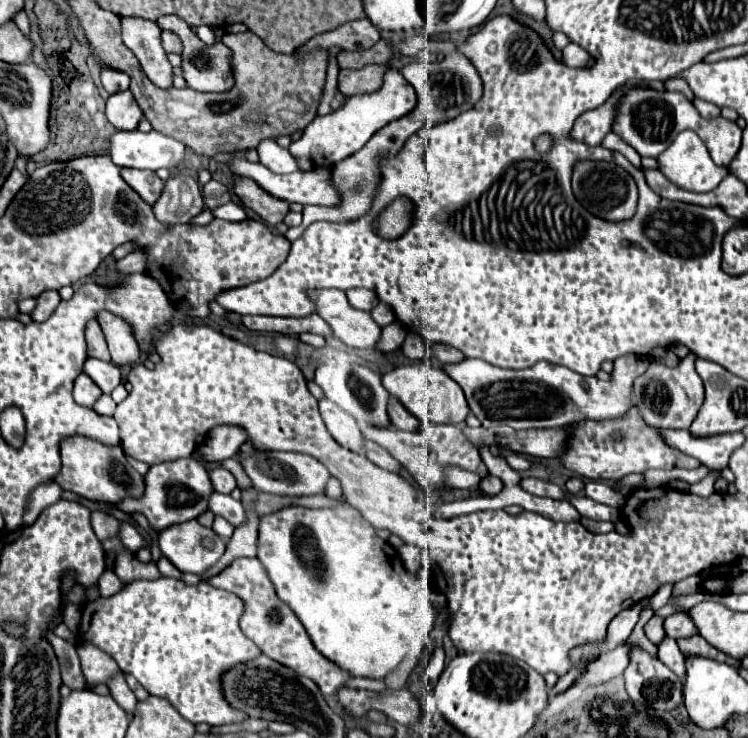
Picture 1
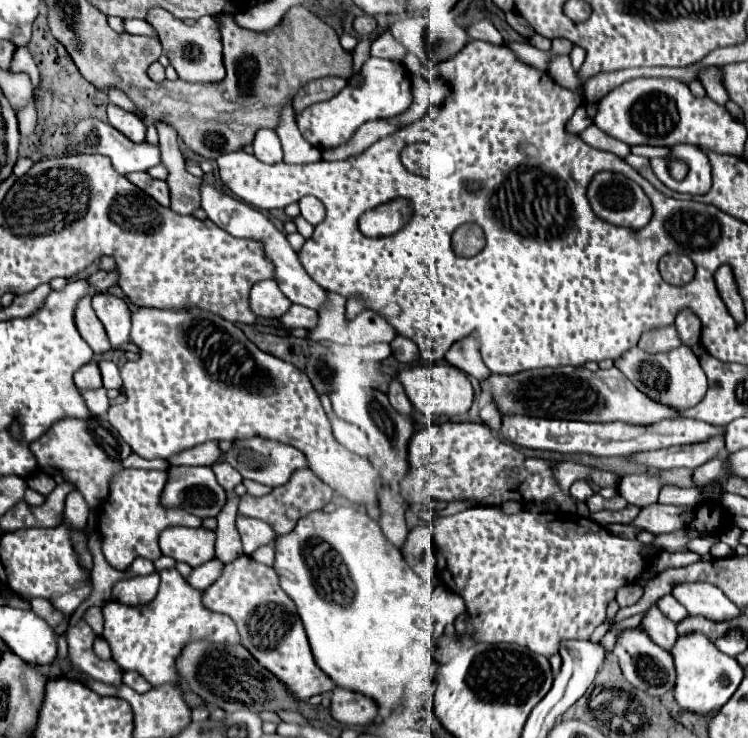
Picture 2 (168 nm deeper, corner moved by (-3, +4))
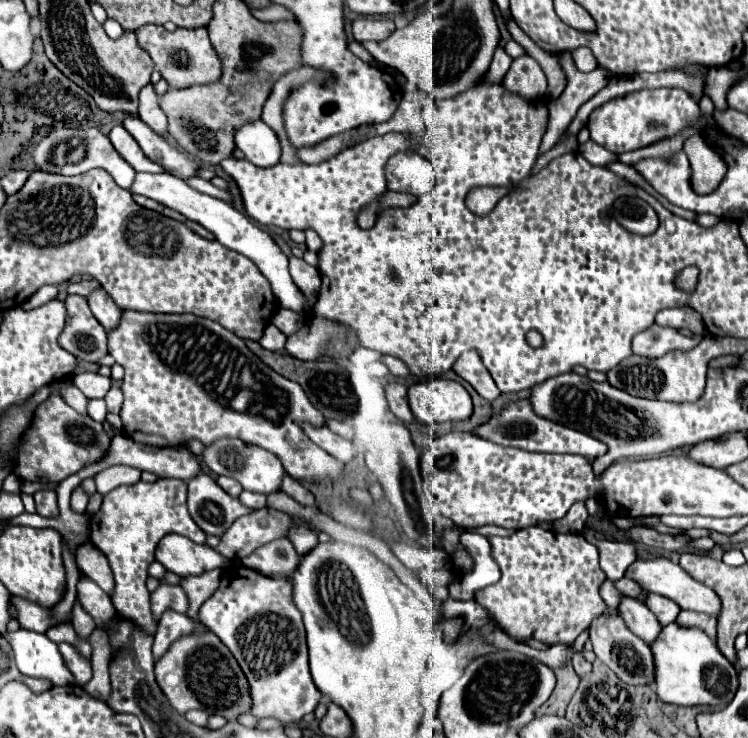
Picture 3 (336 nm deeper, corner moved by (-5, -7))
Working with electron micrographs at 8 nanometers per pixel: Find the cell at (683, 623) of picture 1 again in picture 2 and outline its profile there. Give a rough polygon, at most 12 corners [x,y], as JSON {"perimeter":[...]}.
{"perimeter":[[672,597],[658,599],[658,609],[674,623],[682,621],[688,613]]}

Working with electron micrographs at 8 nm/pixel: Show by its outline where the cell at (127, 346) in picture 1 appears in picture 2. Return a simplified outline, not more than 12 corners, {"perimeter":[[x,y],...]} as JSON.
{"perimeter":[[98,293],[92,307],[112,347],[130,341],[130,309],[112,293]]}

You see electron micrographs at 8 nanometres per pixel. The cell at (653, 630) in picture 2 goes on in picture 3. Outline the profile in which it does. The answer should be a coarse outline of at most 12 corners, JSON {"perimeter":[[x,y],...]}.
{"perimeter":[[626,596],[622,620],[646,644],[662,632],[656,616],[636,598]]}

